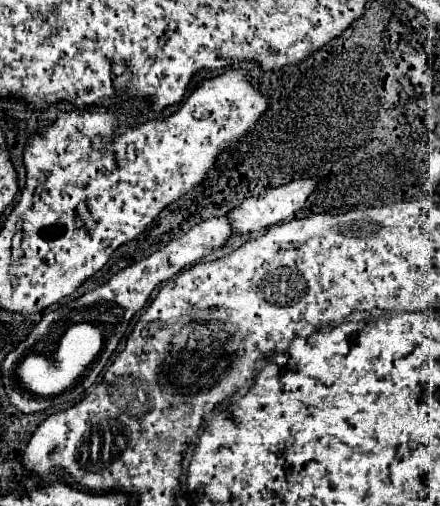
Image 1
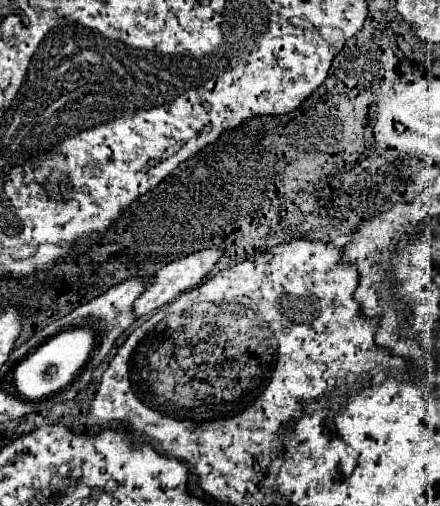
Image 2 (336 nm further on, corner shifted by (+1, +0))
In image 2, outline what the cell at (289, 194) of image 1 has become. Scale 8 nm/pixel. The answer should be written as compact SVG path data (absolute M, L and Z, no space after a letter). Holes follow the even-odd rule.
M213 245L167 263L155 273L155 283L135 301L135 315L147 315L153 309L171 303L179 293L193 289L207 273L211 273L213 265L223 257L223 253L225 245Z

